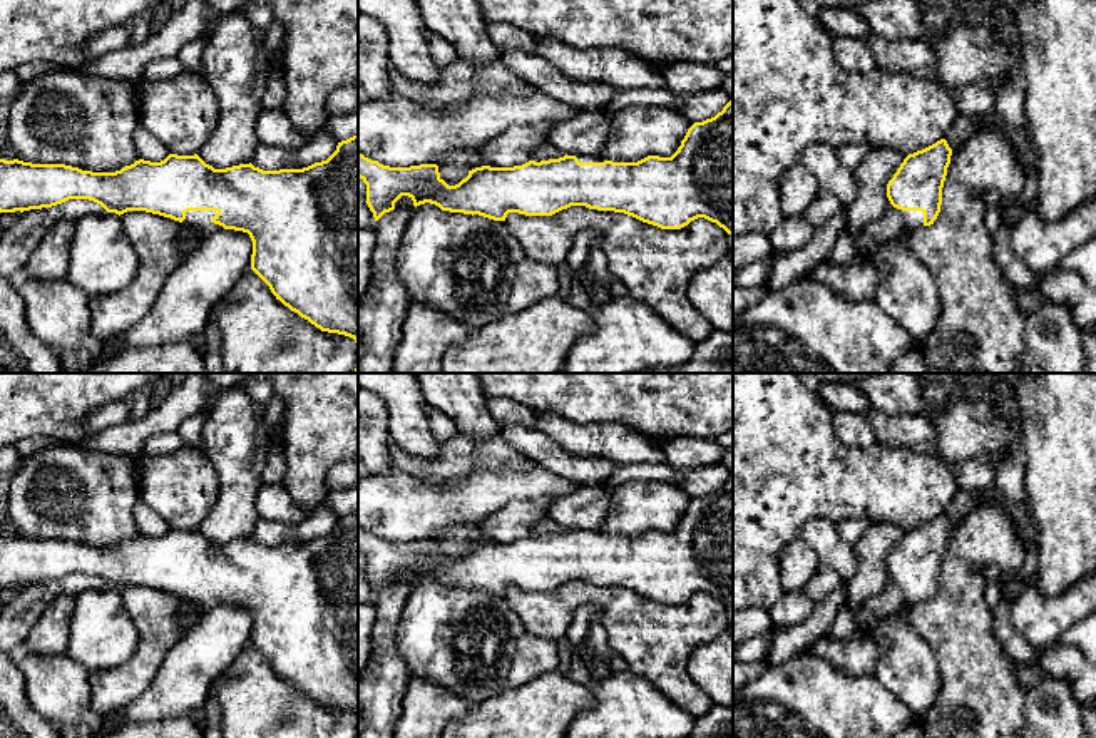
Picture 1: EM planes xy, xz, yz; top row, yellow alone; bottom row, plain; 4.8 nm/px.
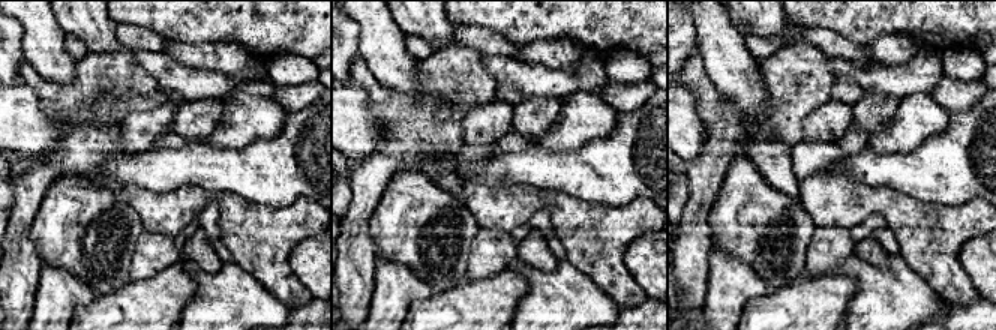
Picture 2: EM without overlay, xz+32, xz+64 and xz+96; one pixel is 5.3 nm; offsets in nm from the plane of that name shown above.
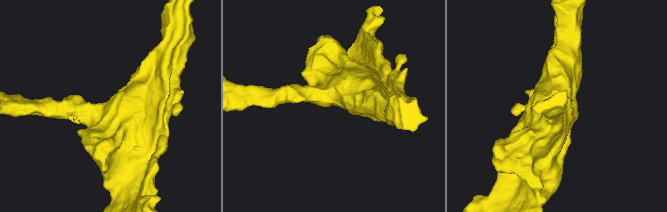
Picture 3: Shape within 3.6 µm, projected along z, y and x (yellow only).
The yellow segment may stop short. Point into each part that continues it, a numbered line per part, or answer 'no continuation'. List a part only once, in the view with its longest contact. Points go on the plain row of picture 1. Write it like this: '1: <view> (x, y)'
1: xy (199, 596)

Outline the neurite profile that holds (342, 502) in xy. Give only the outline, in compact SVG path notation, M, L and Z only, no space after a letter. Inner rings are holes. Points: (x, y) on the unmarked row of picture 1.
M358 484L345 490L330 492L323 505L331 509L338 517L356 510L358 509Z

